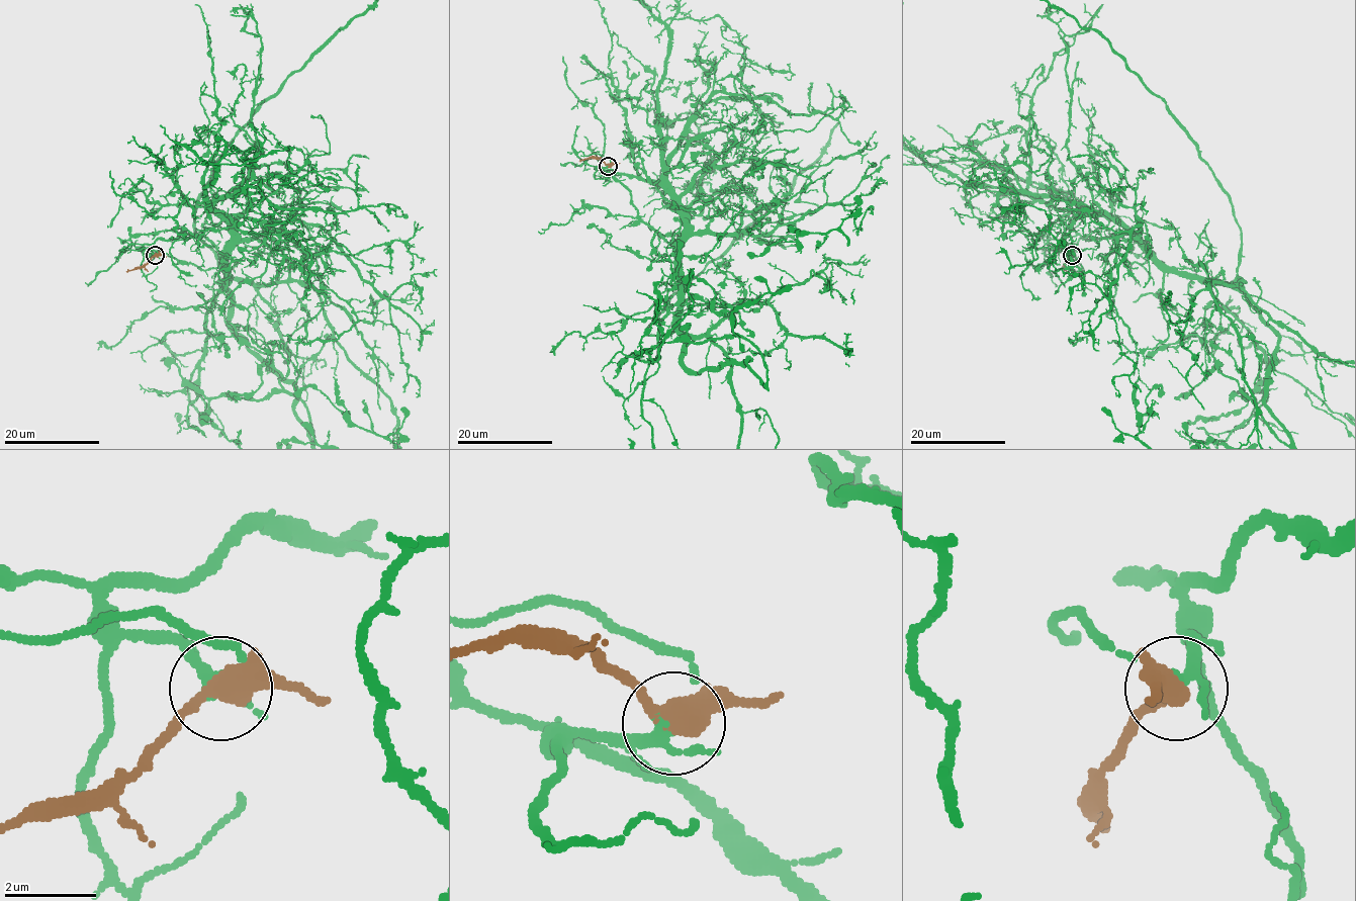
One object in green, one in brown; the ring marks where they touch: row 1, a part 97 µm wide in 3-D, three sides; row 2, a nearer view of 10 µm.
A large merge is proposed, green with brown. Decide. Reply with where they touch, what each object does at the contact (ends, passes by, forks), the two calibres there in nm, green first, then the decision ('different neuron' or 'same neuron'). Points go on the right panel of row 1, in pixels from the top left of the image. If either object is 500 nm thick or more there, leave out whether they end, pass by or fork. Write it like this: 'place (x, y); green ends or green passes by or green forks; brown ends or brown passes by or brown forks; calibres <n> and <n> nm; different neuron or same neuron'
place (1072, 255); green forks; brown passes by; calibres 200 and 440 nm; same neuron

